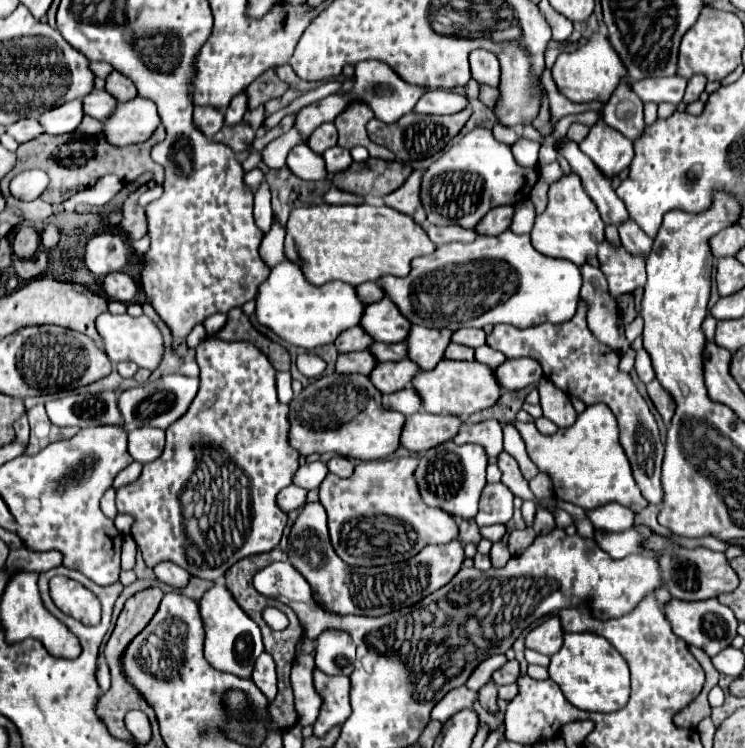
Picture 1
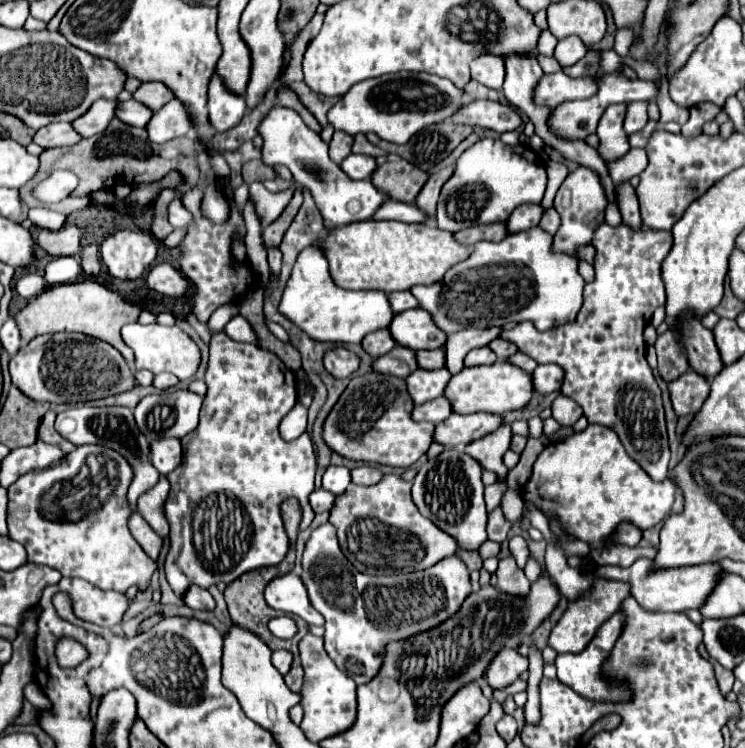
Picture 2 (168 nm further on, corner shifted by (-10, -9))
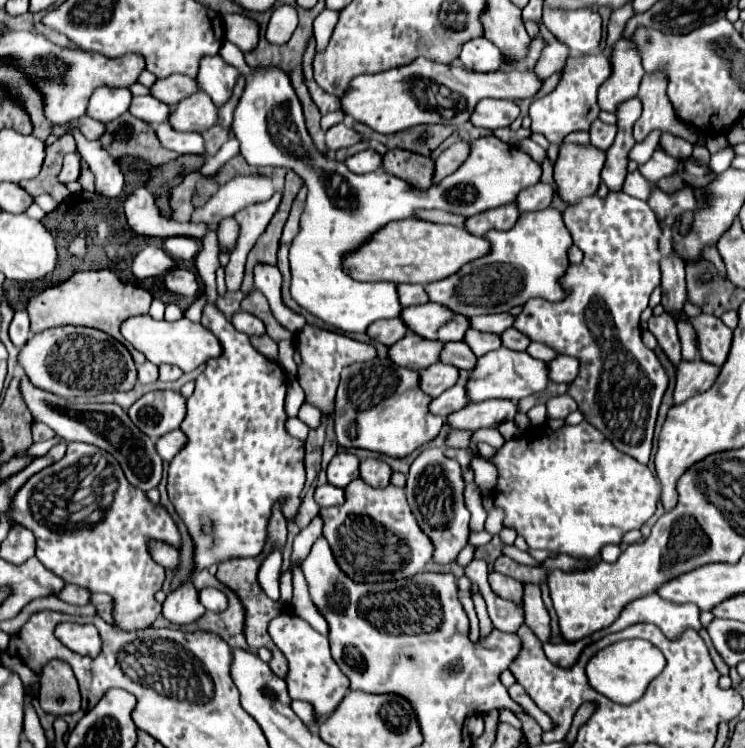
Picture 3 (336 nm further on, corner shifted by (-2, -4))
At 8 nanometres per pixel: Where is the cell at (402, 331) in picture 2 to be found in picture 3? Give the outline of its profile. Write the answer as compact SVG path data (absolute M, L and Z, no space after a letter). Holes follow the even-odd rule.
M434 302L408 306L402 310L402 318L412 332L442 342L462 340L466 330L470 328L470 320L466 316L456 314L448 306L440 306Z

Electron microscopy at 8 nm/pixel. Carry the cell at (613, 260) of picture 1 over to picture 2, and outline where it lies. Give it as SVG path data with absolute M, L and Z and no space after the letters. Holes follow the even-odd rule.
M600 225L596 229L596 237L592 239L596 249L596 279L584 287L584 305L578 313L576 323L566 323L548 331L536 331L532 323L520 323L510 331L502 331L502 339L514 343L518 351L526 353L528 357L536 359L536 363L556 363L564 369L562 393L574 399L582 409L590 423L608 425L612 427L626 453L654 479L664 481L668 477L668 461L670 461L670 447L664 423L664 407L658 383L652 375L652 369L646 363L646 345L642 331L648 325L656 307L664 305L664 283L660 279L660 265L672 247L672 233L668 231L632 231L630 227L610 227Z

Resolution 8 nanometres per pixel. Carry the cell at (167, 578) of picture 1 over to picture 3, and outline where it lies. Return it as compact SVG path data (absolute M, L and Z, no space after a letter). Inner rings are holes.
M204 588L200 592L200 602L210 612L224 612L228 608L228 596L218 588Z

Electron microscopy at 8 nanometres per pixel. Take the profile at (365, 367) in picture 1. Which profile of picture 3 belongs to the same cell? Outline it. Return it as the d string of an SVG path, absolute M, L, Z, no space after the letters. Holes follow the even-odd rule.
M408 332L400 342L390 346L388 356L392 358L392 362L398 362L398 366L406 366L410 370L424 370L440 362L442 348L444 342L428 340L414 332Z

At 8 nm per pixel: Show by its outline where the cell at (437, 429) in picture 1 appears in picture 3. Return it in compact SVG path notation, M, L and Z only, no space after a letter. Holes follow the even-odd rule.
M484 400L470 402L464 410L446 418L452 428L460 430L478 430L478 428L496 428L506 420L514 420L518 404L514 400Z

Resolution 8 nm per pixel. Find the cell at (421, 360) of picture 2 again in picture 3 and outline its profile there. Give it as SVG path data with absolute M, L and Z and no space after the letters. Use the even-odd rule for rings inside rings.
M448 342L444 344L444 350L440 354L444 364L452 364L460 370L472 370L476 366L476 354L470 350L470 346L466 342Z

